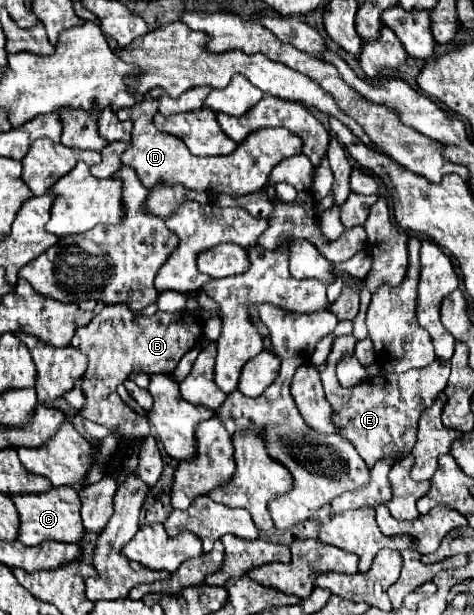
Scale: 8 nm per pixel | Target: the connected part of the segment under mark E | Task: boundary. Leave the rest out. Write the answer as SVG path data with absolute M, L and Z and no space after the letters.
M353 335L339 336L332 343L332 350L326 359L326 369L322 373L322 385L326 399L336 411L336 425L342 427L342 435L356 447L368 467L388 455L406 457L416 441L418 419L426 407L436 401L436 395L444 391L450 375L450 363L436 359L422 369L410 369L406 373L394 373L384 377L368 377L362 385L354 389L340 387L336 376L336 366L346 354L353 355L357 340Z

